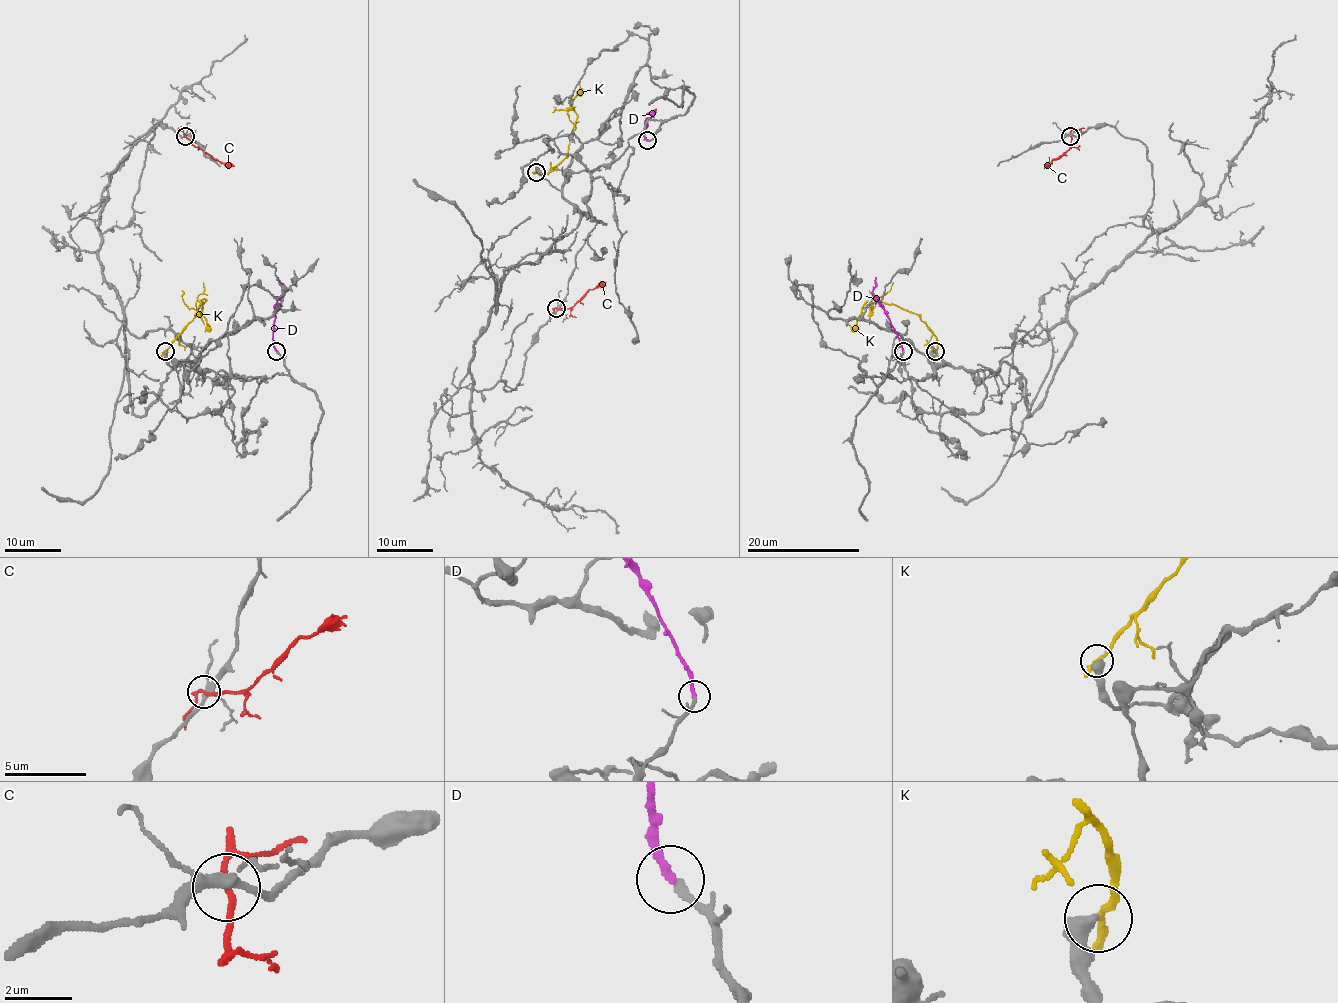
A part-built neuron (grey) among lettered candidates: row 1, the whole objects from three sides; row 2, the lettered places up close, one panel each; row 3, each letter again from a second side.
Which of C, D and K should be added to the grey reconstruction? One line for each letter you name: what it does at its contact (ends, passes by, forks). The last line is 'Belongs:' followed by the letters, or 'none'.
D: it ends
Belongs: D

